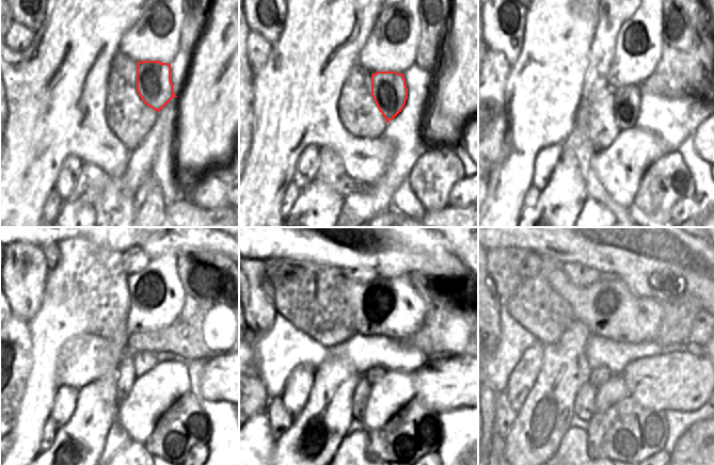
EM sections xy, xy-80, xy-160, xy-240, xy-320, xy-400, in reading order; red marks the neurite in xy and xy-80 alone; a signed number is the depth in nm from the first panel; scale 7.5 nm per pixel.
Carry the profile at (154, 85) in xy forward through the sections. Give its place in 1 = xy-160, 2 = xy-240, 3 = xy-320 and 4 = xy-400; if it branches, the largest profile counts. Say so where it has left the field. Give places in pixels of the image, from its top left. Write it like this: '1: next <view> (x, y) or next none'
1: next xy-160 (625, 99)
2: next xy-240 (144, 361)
3: next xy-320 (375, 373)
4: next xy-400 (599, 375)

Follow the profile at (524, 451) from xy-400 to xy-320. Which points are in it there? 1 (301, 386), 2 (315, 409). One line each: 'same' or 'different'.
1: different
2: same

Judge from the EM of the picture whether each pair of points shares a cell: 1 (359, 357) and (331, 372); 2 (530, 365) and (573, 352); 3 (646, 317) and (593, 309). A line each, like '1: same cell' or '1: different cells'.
1: different cells
2: different cells
3: same cell

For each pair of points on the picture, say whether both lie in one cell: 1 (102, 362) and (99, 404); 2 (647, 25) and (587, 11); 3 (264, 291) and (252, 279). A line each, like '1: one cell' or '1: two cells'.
1: two cells
2: two cells
3: one cell

